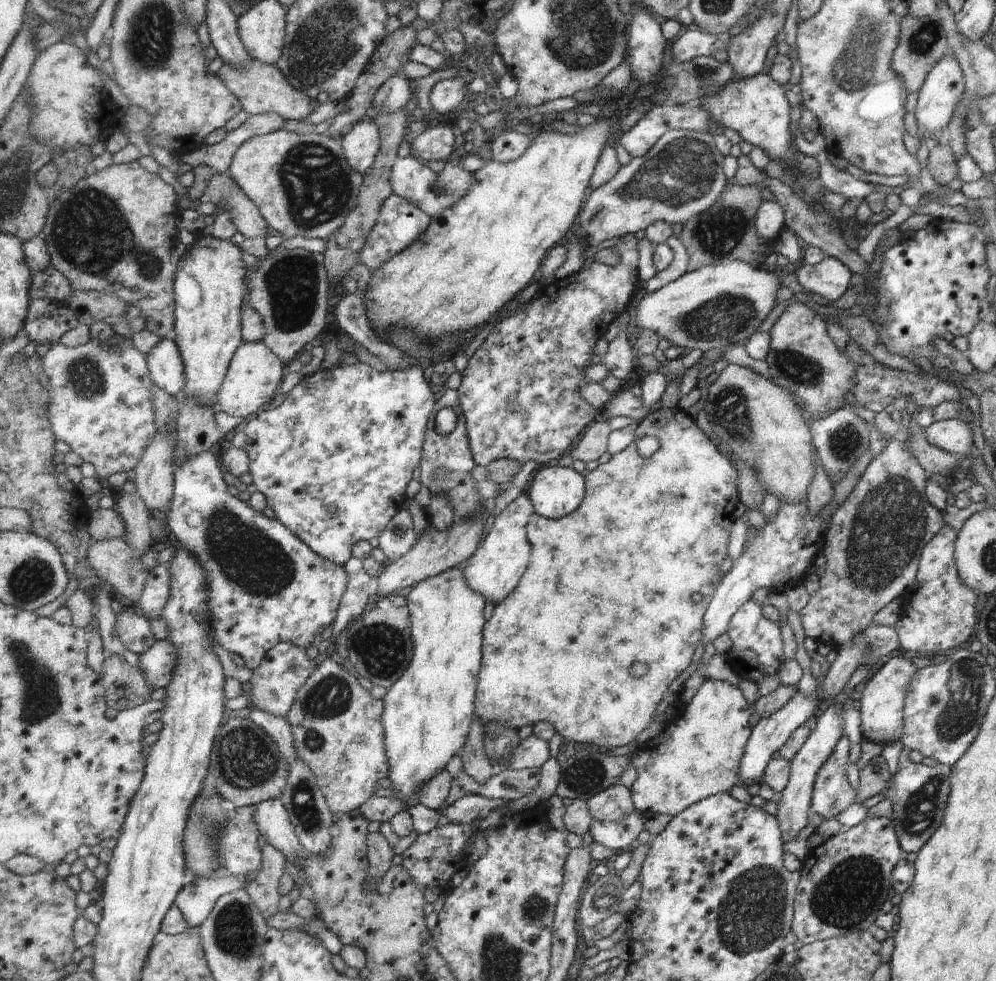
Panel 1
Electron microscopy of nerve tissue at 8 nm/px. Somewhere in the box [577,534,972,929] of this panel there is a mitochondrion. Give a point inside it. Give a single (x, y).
(921, 811)

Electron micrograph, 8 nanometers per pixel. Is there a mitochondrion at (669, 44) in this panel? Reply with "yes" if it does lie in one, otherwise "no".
no

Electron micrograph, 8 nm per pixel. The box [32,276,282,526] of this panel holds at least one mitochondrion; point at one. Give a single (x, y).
(85, 379)

